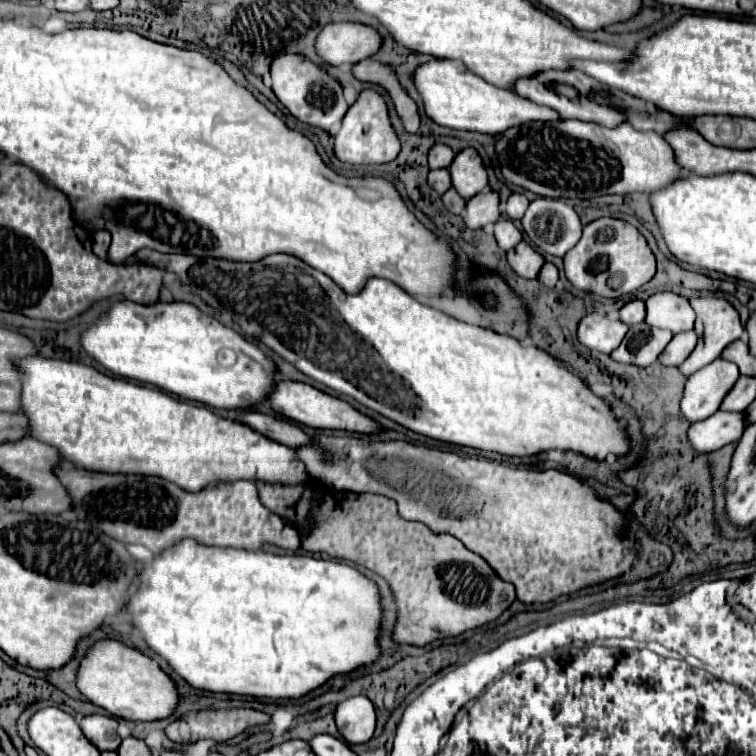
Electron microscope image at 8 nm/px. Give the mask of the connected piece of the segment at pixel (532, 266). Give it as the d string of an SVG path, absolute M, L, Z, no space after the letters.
M521 240L515 248L511 248L511 252L507 252L507 260L521 278L529 278L529 280L537 278L541 266L545 264L543 256L525 240Z

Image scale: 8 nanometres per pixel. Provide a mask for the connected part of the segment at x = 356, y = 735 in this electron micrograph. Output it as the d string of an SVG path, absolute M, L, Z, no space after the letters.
M353 696L335 710L335 722L339 734L349 744L363 744L371 740L375 732L375 710L367 696Z

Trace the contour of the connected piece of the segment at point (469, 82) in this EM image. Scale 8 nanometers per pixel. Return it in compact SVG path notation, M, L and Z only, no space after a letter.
M431 60L417 68L415 84L425 102L427 116L439 126L457 128L457 130L473 130L483 134L503 134L507 128L515 124L535 122L535 120L561 120L561 116L547 106L535 104L523 96L515 96L515 92L497 88L485 82L481 76L471 72L459 60Z

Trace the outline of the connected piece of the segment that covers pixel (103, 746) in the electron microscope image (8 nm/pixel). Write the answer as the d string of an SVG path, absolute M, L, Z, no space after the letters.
M87 716L79 722L83 734L103 752L117 750L121 744L121 736L117 734L117 720L109 716Z

